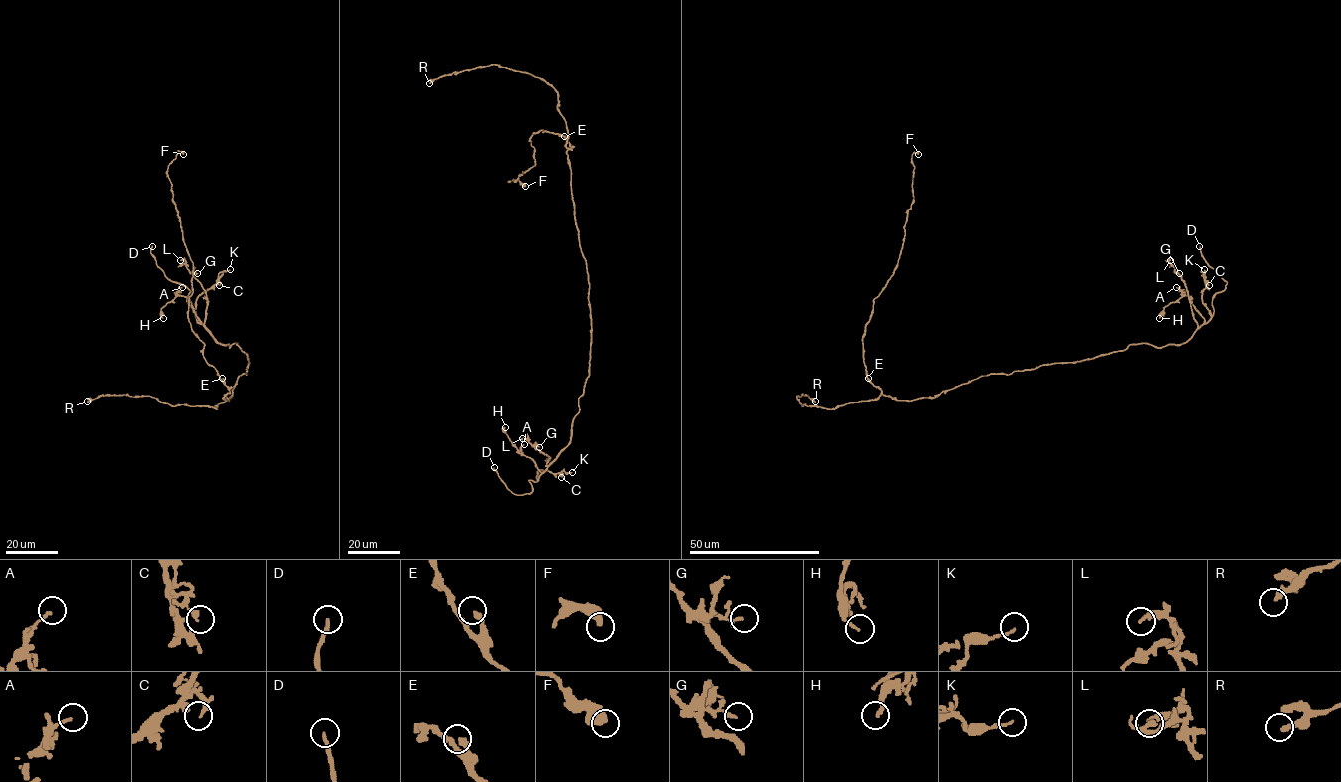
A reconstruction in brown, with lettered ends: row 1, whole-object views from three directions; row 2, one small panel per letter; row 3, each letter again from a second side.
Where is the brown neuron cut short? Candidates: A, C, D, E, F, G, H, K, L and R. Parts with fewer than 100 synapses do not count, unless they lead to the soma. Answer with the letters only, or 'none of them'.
D

